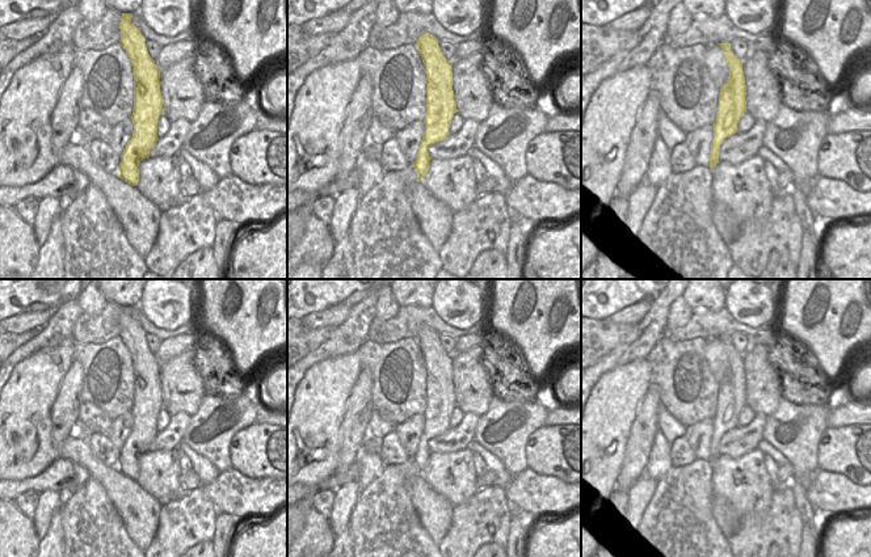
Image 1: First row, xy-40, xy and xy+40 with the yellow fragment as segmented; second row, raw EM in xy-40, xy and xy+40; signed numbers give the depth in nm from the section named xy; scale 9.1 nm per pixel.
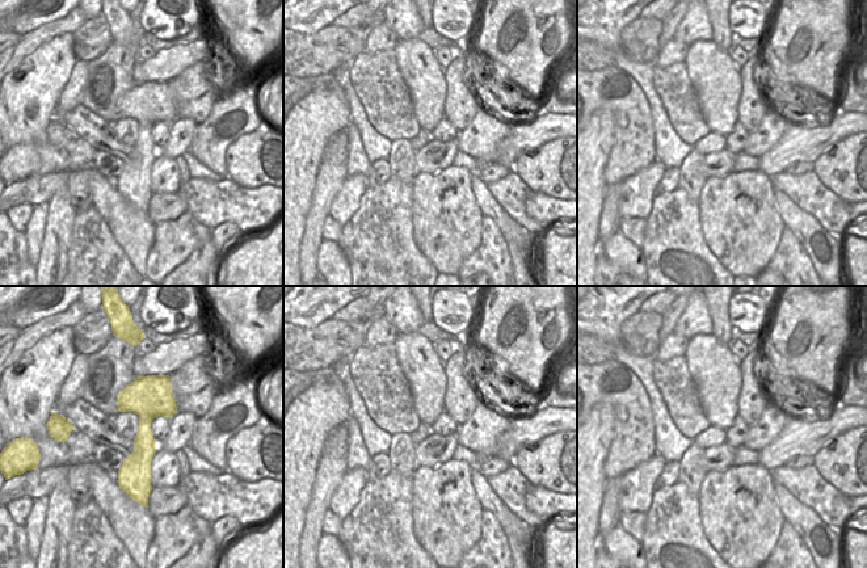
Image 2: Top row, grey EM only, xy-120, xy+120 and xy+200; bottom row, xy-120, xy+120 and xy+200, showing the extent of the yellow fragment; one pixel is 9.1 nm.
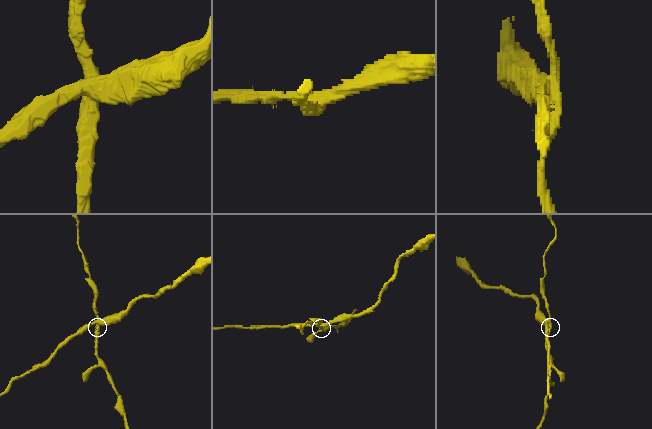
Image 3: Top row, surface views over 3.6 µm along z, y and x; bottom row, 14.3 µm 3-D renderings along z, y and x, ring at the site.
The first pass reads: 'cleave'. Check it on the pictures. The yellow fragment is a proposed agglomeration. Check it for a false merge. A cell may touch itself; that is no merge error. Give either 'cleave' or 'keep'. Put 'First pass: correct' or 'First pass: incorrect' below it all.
cleave
First pass: correct

